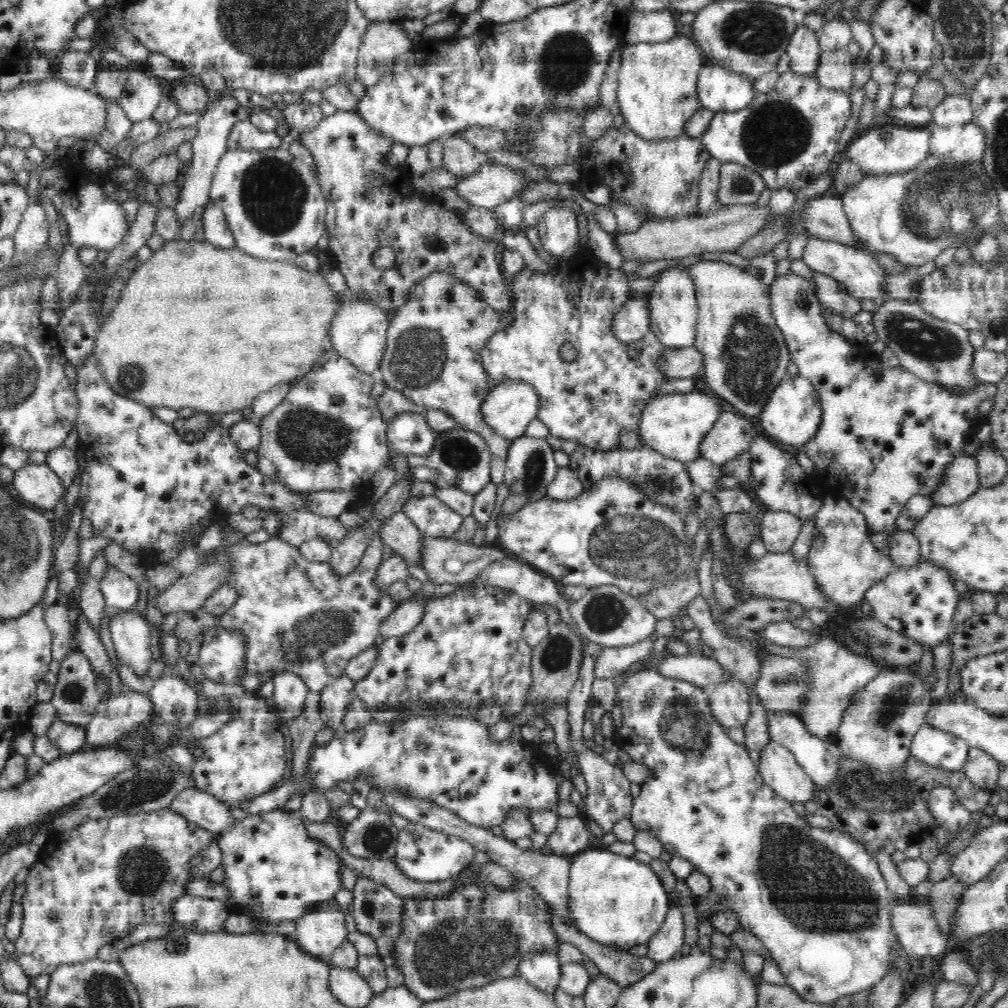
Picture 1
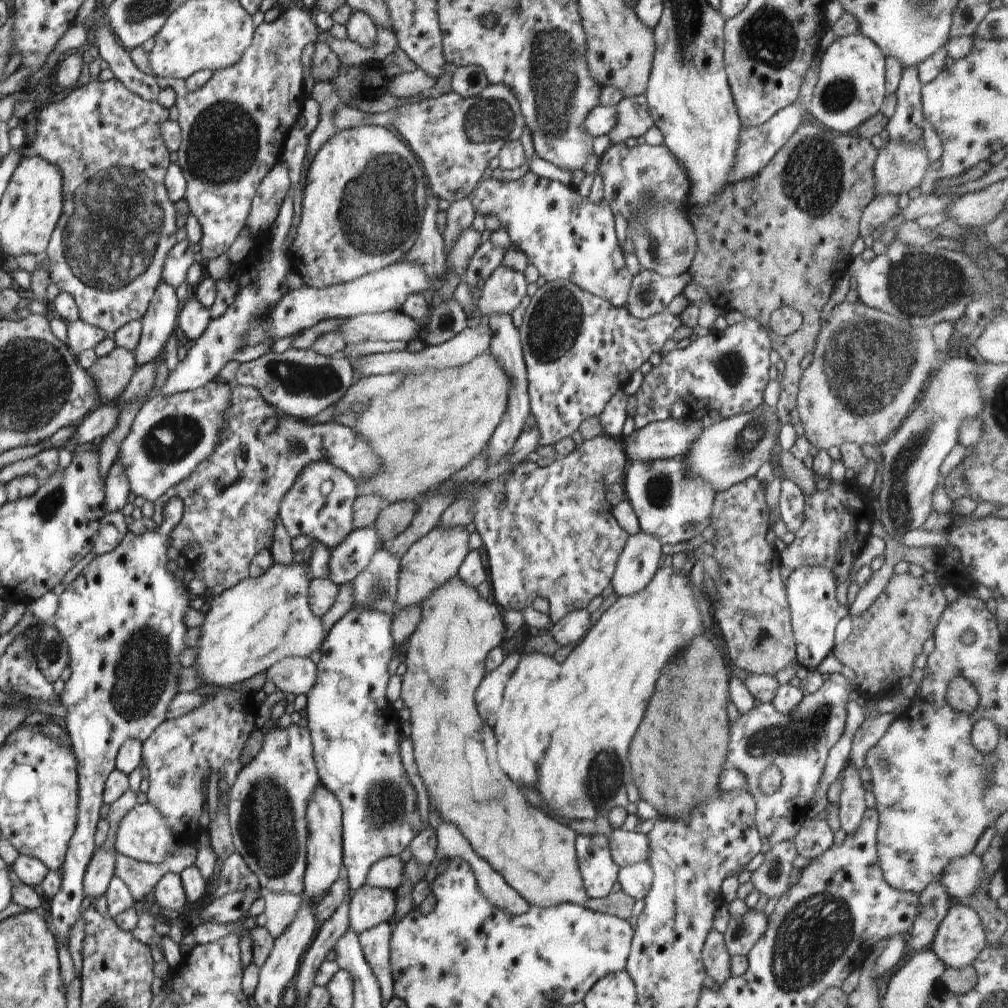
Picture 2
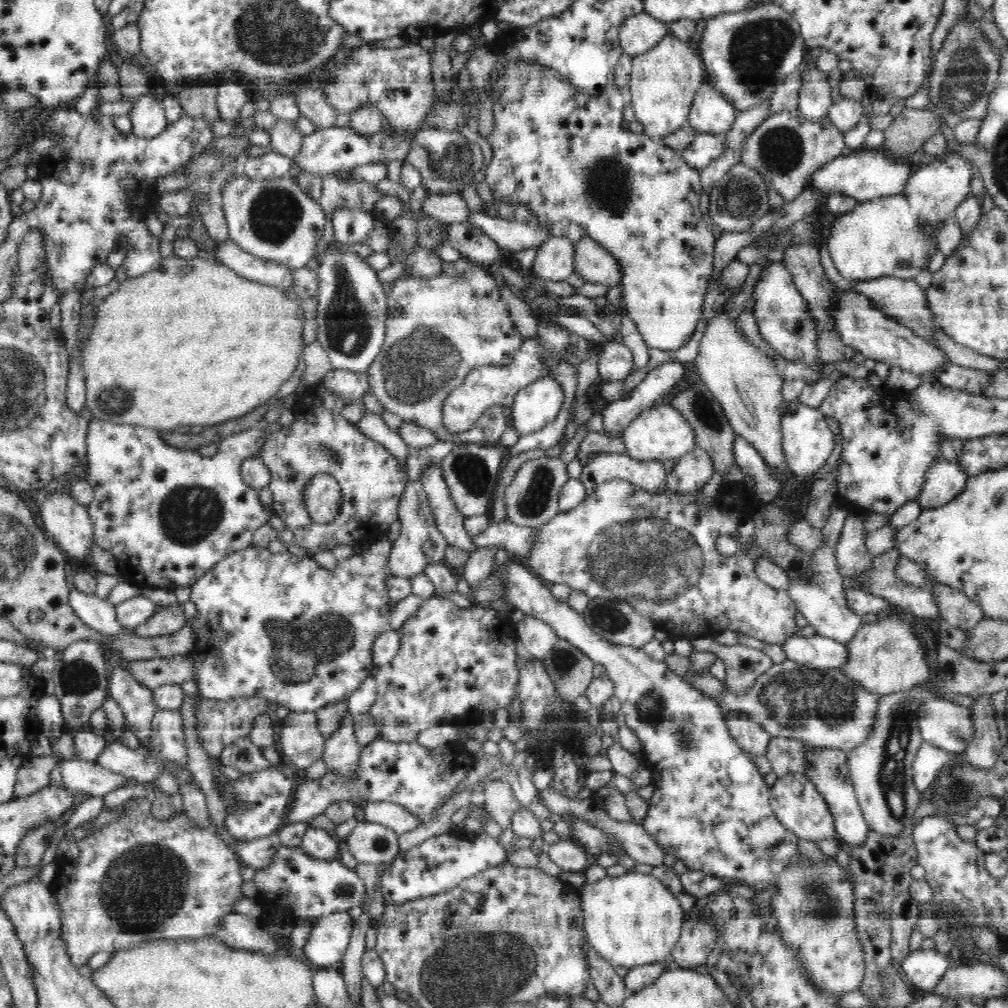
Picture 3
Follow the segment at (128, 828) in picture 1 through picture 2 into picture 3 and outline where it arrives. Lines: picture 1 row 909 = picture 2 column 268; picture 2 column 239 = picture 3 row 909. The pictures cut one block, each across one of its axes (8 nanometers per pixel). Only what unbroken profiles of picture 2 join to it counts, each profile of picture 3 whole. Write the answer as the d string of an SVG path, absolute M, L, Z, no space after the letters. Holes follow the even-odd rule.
M138 801L128 804L126 816L118 817L104 828L86 835L82 840L72 842L70 848L62 854L61 863L63 864L61 872L49 887L52 889L54 897L58 899L58 907L60 907L60 921L62 921L61 937L64 939L64 943L66 943L66 951L68 951L72 964L77 967L87 964L89 958L100 951L115 953L154 941L213 937L221 926L220 920L234 912L234 902L240 896L243 896L242 887L240 887L243 882L240 875L242 862L237 858L234 850L222 841L220 835L205 830L205 828L200 828L181 811L172 816L172 818L156 820L156 817L152 816L149 801Z

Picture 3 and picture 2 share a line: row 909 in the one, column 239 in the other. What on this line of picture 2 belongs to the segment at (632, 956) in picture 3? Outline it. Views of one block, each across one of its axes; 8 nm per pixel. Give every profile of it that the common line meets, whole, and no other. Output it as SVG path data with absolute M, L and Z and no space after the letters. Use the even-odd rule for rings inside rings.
M306 563L289 565L273 564L264 574L256 578L241 580L228 590L207 601L210 610L204 616L200 628L200 639L194 648L196 659L192 666L198 668L198 676L204 684L219 687L234 687L257 674L264 673L272 664L284 657L309 657L321 647L327 632L322 628L322 621L310 612L308 604L308 586L310 568Z

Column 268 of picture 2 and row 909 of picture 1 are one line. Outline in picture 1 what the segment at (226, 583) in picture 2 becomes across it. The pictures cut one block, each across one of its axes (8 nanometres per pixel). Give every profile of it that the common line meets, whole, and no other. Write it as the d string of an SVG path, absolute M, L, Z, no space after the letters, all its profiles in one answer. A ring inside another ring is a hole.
M476 865L461 873L458 887L450 895L404 899L401 934L390 955L396 959L396 967L402 971L404 985L422 1002L448 998L464 989L518 975L519 962L528 953L548 951L557 955L560 940L552 931L549 906L543 897L522 880L514 888L484 884L479 881L481 866Z

